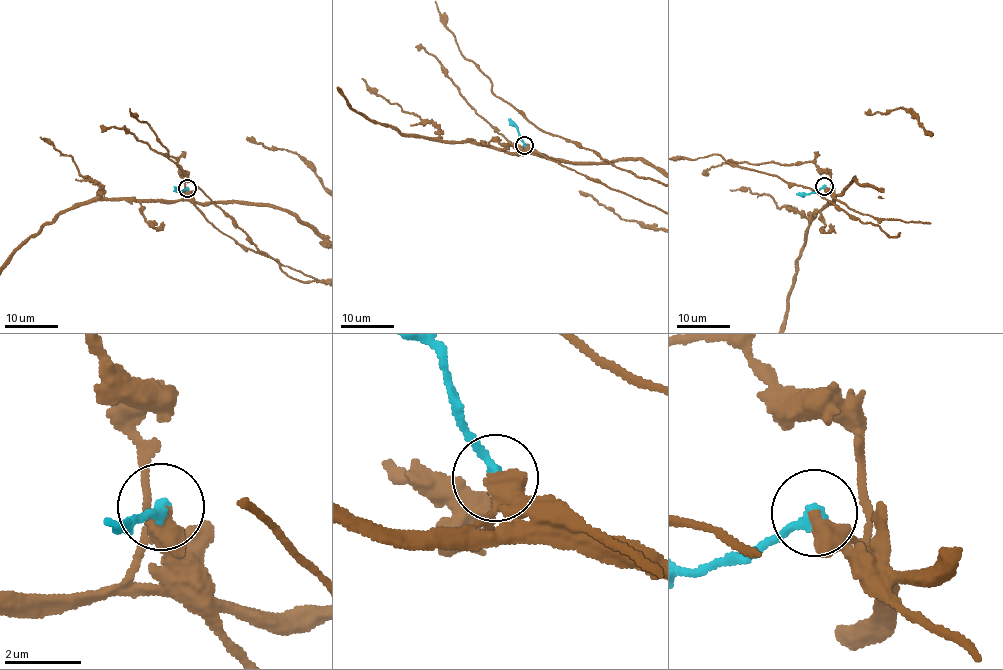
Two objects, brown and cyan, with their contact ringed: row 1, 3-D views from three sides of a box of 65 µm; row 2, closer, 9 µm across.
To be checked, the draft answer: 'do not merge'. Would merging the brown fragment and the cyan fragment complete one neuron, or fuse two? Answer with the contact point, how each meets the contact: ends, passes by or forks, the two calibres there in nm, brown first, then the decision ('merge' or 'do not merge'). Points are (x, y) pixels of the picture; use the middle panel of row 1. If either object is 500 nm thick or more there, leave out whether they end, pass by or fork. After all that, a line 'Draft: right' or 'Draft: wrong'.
place (524, 145); brown passes by; cyan ends; calibres 380 and 300 nm; merge
Draft: wrong

